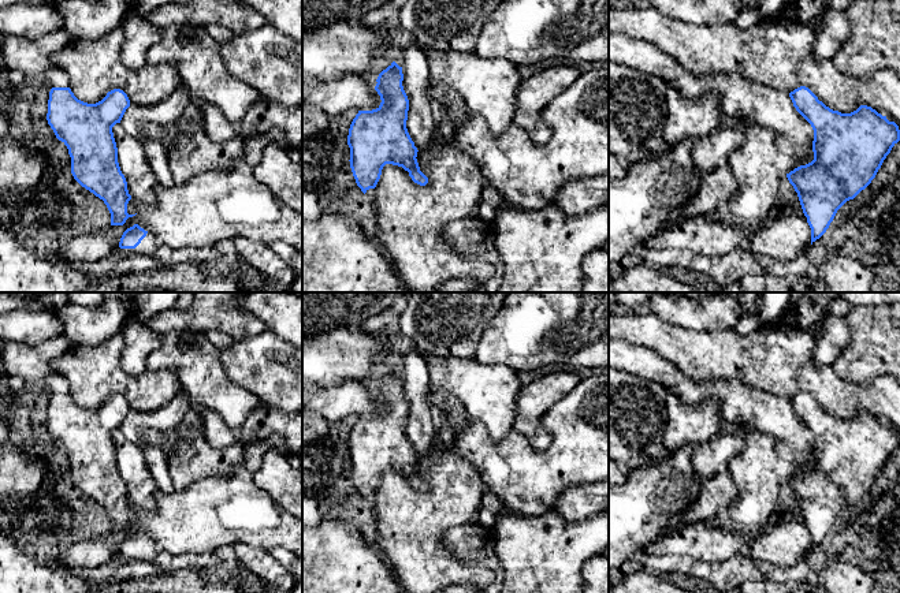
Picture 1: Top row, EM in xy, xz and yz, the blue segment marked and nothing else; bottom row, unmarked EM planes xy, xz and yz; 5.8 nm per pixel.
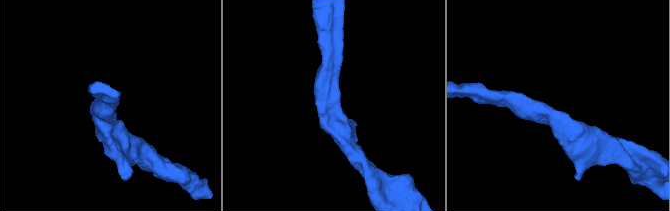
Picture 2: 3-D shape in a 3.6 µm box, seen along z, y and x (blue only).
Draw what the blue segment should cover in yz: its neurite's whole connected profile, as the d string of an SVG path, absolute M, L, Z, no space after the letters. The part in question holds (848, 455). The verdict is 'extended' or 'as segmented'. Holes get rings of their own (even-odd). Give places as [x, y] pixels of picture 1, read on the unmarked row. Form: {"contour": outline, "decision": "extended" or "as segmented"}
{"contour": "M806 392L789 403L814 436L814 466L786 480L811 534L812 551L837 516L871 489L900 447L900 436L867 411L851 419L833 417Z", "decision": "as segmented"}

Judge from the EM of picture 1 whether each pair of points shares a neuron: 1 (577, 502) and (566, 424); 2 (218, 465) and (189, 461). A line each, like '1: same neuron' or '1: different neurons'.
1: different neurons
2: same neuron

